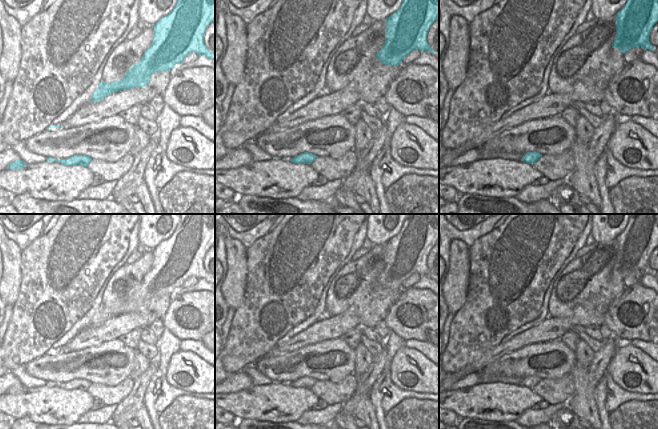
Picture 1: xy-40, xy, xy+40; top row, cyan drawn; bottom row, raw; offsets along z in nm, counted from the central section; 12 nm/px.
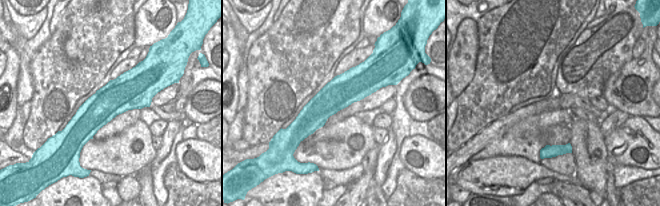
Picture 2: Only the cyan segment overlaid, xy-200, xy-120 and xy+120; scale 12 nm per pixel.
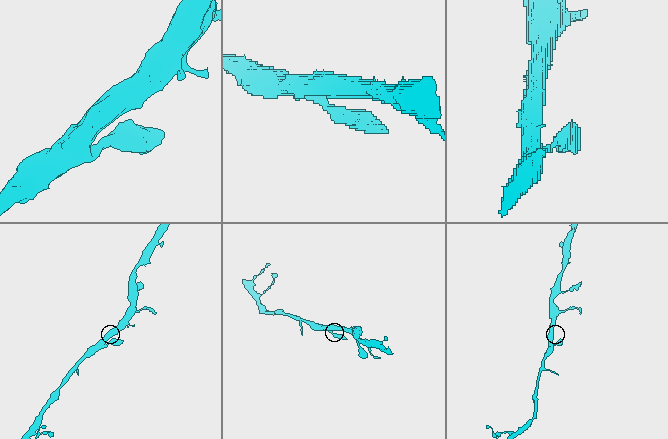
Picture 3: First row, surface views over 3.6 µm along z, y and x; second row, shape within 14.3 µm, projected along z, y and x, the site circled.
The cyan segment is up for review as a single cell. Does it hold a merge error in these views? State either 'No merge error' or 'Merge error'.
No merge error

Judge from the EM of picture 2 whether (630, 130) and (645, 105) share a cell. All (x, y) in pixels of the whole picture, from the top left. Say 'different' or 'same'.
different

